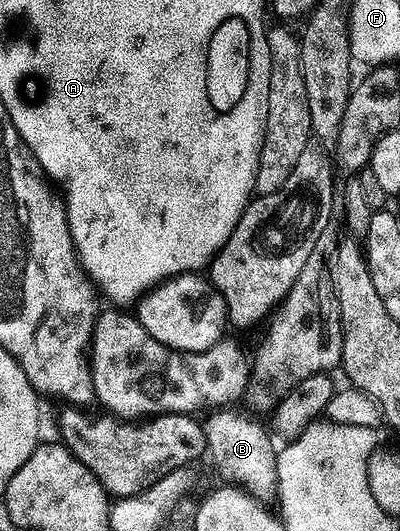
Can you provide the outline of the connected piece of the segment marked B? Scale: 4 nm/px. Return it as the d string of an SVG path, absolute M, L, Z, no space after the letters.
M214 408L201 423L206 454L214 461L221 481L245 488L259 500L270 500L278 489L278 455L276 446L270 443L265 430L258 422L253 422L246 414L234 410L238 408Z

